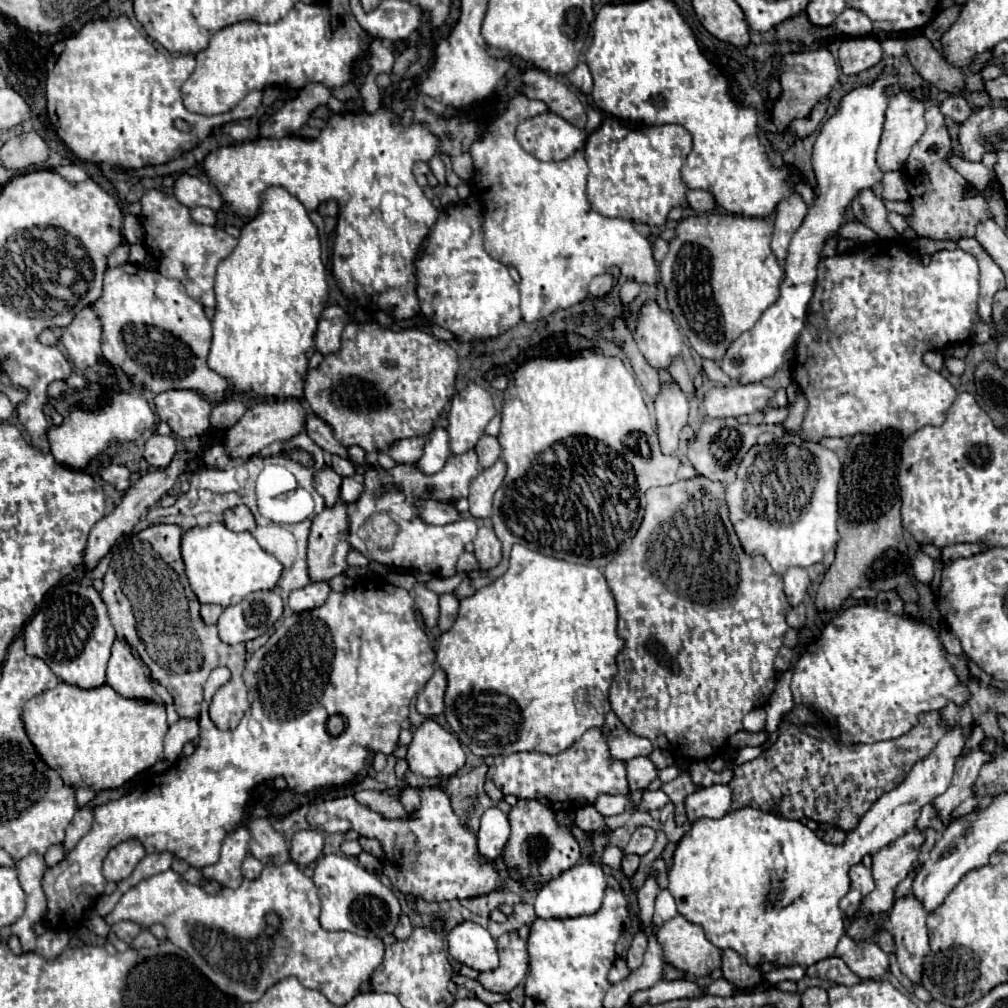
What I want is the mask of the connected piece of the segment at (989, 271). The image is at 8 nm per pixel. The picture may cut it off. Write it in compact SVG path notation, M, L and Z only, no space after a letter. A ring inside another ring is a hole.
M962 238L958 240L958 248L962 248L964 252L972 254L978 262L980 268L980 302L978 302L978 312L982 322L990 324L992 322L992 302L994 302L994 294L998 290L1004 290L1004 272L998 268L998 264L988 256L988 252L978 244L978 240L974 238Z

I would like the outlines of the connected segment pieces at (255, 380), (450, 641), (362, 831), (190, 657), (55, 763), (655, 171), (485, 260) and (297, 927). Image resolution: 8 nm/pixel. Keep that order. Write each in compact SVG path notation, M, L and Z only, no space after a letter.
M270 186L262 192L260 198L260 210L256 214L254 220L250 220L238 238L238 246L234 248L234 252L218 266L216 272L216 314L212 320L212 330L214 330L214 338L212 338L212 348L210 348L210 356L208 356L208 366L212 370L216 370L220 376L228 378L228 382L232 384L234 392L240 394L248 394L248 396L276 396L276 398L300 398L302 400L302 382L306 376L306 368L308 368L308 360L310 356L316 352L314 348L314 336L316 336L316 326L318 326L318 318L328 302L328 282L326 282L326 268L322 264L322 244L320 244L320 234L318 228L314 226L314 222L310 220L306 208L302 206L302 202L288 194L288 190L280 188L280 186Z
M514 546L510 556L510 568L504 576L496 578L492 584L480 588L474 596L464 598L460 602L458 618L454 626L442 634L436 646L436 662L444 668L448 676L446 688L446 720L452 730L458 734L460 742L468 746L476 756L500 756L512 752L544 752L544 754L560 754L568 746L572 746L586 730L600 728L604 724L604 716L610 712L608 688L612 676L616 674L616 654L622 650L622 640L616 632L616 602L606 584L606 578L600 568L588 564L574 564L566 560L558 560L552 556L544 556L540 552L528 550L524 546Z
M420 788L420 808L398 820L384 818L382 814L356 802L354 796L312 804L306 820L312 828L322 832L354 830L360 836L378 840L384 850L384 866L380 874L388 878L396 890L424 898L426 902L478 898L500 888L500 876L494 860L488 860L478 852L476 834L454 812L450 798L440 788Z
M156 524L130 536L128 546L122 552L122 582L116 576L114 564L110 564L100 596L108 606L116 632L140 654L150 668L152 678L172 694L176 712L182 718L198 718L204 682L210 672L226 666L234 674L234 680L238 680L244 670L246 648L244 644L224 644L218 638L216 626L202 622L200 604L184 574L180 556L182 534L184 530L176 524Z
M60 682L56 688L28 700L24 706L24 726L28 738L32 740L44 762L52 766L56 772L60 772L66 784L74 788L90 786L94 790L120 788L136 774L152 768L158 760L162 760L164 736L168 732L164 704L154 700L144 702L144 700L124 698L108 684L84 690L68 682Z
M606 116L588 138L586 138L586 162L588 162L588 202L592 210L604 214L606 218L624 218L634 224L660 226L668 220L668 212L676 206L686 206L686 184L682 180L682 164L692 152L692 136L680 124L664 124L664 126L644 126L632 128L620 122L614 116Z
M454 204L440 212L432 232L428 234L422 256L416 260L416 278L418 278L418 298L422 314L434 324L456 334L458 340L490 340L506 330L514 328L520 320L520 294L518 284L508 274L508 268L490 258L482 248L482 214L480 210L468 204Z
M286 862L282 866L266 866L258 878L244 880L236 890L224 888L220 894L208 894L202 886L188 884L174 870L166 870L130 888L104 920L110 926L120 920L130 920L144 928L160 922L168 932L168 940L186 950L196 968L206 974L212 984L240 1002L258 1002L268 986L274 986L280 978L296 976L304 988L320 990L332 1004L344 1006L356 996L360 984L366 982L382 962L384 944L380 938L364 938L352 932L326 932L318 922L318 914L320 898L312 878L308 878L294 862Z

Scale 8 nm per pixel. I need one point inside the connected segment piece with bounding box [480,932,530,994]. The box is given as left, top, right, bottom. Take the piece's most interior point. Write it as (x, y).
(514, 961)

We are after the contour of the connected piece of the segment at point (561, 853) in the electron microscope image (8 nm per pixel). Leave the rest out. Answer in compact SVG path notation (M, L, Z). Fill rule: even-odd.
M518 800L512 806L508 818L512 824L512 832L504 850L504 860L508 872L516 880L520 880L528 890L540 888L542 884L556 878L558 874L562 874L564 870L572 868L578 862L580 846L576 838L568 828L558 826L550 808L542 806L536 800Z

